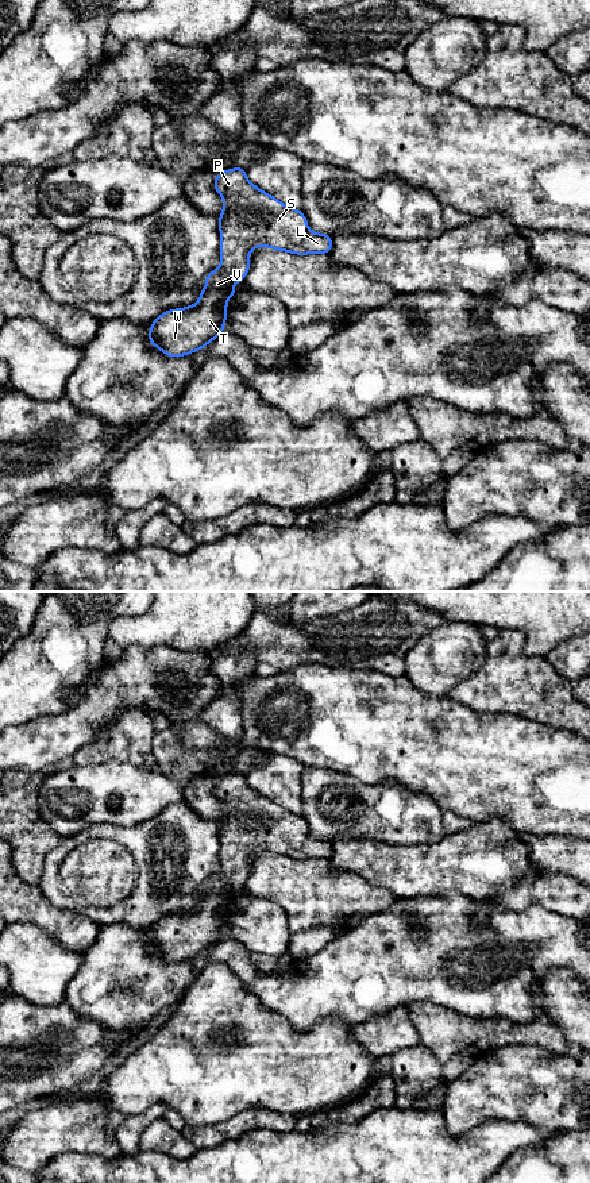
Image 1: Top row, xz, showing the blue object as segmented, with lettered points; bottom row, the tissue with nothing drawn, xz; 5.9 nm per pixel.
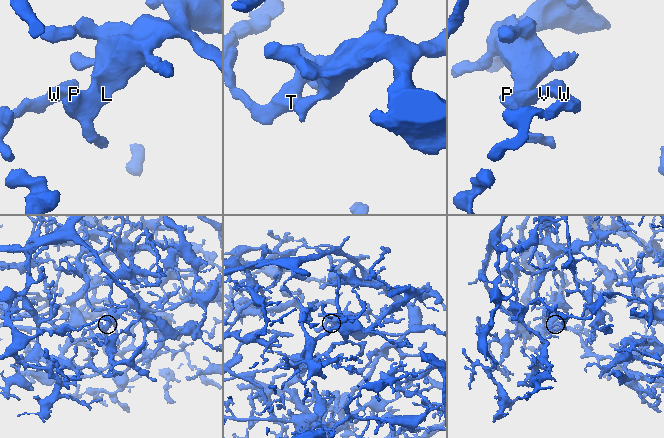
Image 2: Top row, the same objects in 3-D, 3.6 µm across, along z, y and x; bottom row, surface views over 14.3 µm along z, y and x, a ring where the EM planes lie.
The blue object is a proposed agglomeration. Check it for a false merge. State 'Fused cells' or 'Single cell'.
Single cell

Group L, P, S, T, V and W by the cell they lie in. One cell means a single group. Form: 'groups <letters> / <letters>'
groups L P S T V W

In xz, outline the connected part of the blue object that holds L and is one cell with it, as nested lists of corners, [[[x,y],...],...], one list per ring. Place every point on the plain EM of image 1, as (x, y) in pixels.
[[[244,772],[219,778],[213,786],[213,794],[224,804],[223,817],[219,821],[221,870],[204,883],[207,891],[196,909],[166,916],[151,928],[149,947],[166,962],[184,962],[203,955],[224,936],[228,903],[239,897],[227,886],[238,889],[244,885],[250,876],[248,859],[255,852],[265,851],[298,860],[329,859],[332,855],[331,840],[312,837],[302,816],[282,809],[251,789]]]

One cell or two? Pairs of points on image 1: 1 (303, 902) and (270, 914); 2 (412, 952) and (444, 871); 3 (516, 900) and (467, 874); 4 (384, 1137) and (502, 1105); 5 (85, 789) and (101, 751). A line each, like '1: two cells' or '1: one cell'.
1: two cells
2: two cells
3: two cells
4: two cells
5: two cells

